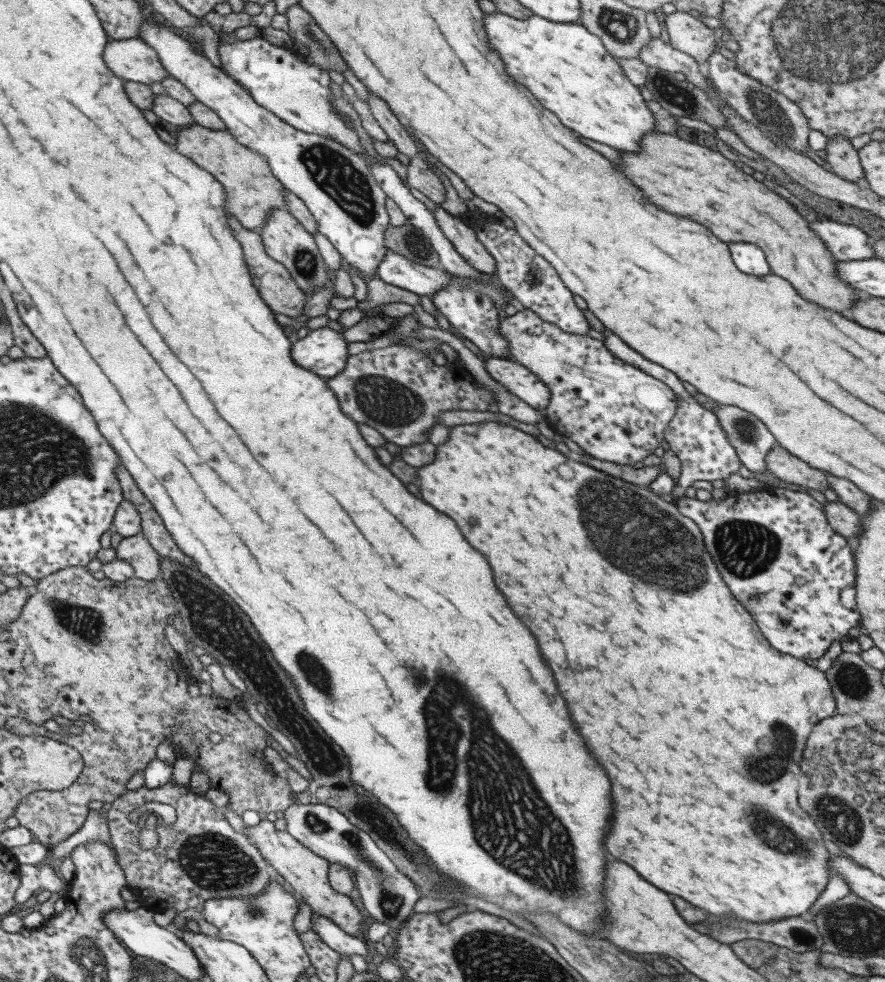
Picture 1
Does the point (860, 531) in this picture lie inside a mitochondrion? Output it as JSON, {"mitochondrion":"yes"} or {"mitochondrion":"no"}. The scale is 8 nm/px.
{"mitochondrion":"no"}

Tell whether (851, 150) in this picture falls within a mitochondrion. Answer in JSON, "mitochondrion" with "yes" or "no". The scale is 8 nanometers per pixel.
{"mitochondrion":"no"}

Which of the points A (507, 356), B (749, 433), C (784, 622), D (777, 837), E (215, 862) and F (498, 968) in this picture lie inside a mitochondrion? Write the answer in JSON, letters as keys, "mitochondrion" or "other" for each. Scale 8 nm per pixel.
{"A":"other","B":"mitochondrion","C":"other","D":"mitochondrion","E":"mitochondrion","F":"mitochondrion"}

